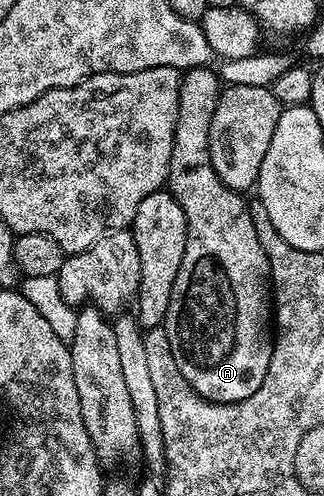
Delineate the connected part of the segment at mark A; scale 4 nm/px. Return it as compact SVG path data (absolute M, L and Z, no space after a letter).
M208 66L193 67L183 75L180 84L174 148L170 152L166 188L176 197L178 204L182 204L188 239L162 329L170 336L170 352L174 352L178 372L186 376L186 384L190 384L198 396L207 402L241 402L254 396L254 392L262 388L262 380L266 380L274 341L274 306L270 301L270 264L258 240L258 232L254 232L254 220L248 211L245 195L222 184L210 164L210 120L221 89L217 71Z

